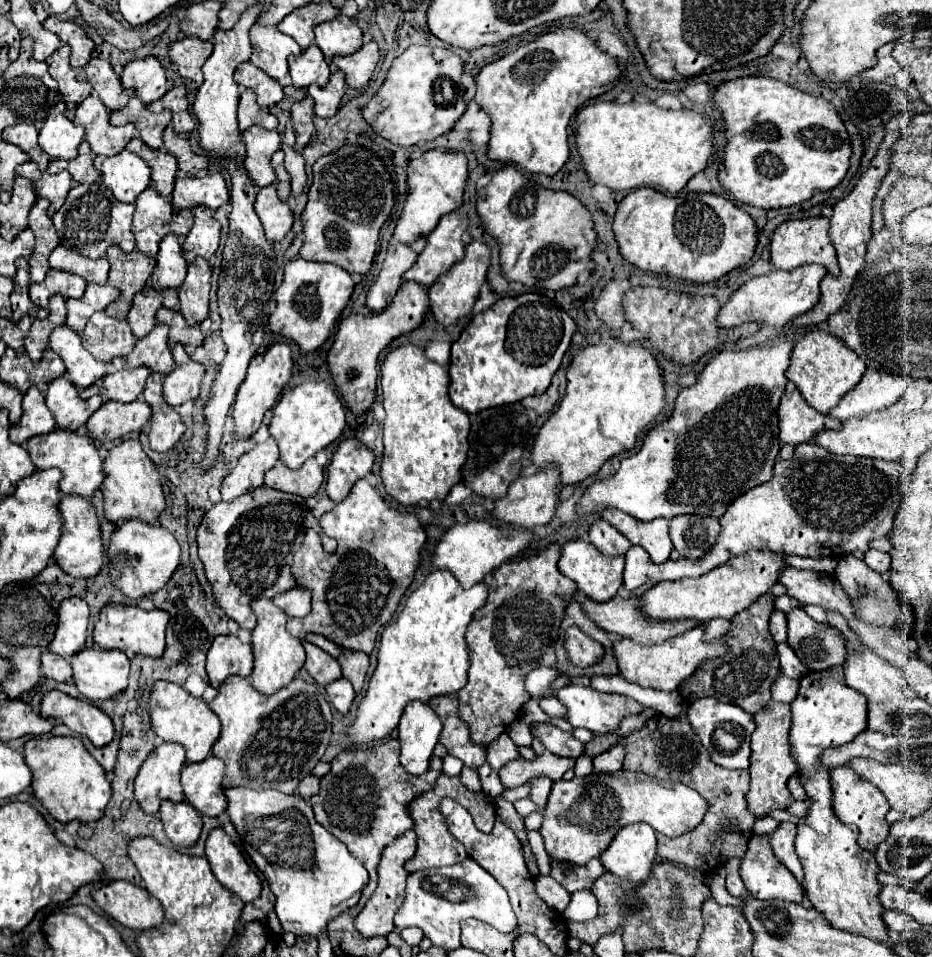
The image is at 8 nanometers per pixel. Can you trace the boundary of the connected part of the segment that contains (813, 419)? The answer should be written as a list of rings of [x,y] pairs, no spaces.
[[[787,382],[787,390],[779,404],[779,438],[785,444],[811,442],[821,430],[839,430],[843,424],[831,416],[813,410],[797,390],[793,382]]]

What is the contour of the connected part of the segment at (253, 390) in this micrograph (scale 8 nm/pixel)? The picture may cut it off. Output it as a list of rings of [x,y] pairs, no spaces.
[[[285,342],[273,344],[267,352],[257,354],[251,360],[247,376],[245,376],[243,384],[239,386],[239,392],[237,392],[237,398],[235,398],[235,404],[233,404],[237,438],[249,438],[259,430],[265,412],[269,408],[273,408],[273,404],[277,402],[283,386],[291,380],[291,376],[293,376],[293,354],[291,354],[291,346],[285,344]]]

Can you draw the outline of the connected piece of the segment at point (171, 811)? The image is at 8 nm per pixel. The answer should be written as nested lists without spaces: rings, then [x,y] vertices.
[[[163,800],[159,810],[165,834],[177,846],[193,846],[201,834],[201,814],[187,802]]]

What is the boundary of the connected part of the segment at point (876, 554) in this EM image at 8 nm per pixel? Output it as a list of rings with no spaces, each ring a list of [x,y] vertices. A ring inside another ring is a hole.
[[[867,550],[865,562],[869,568],[873,568],[879,574],[889,572],[889,568],[891,568],[891,556],[887,552],[879,552],[879,550]]]

